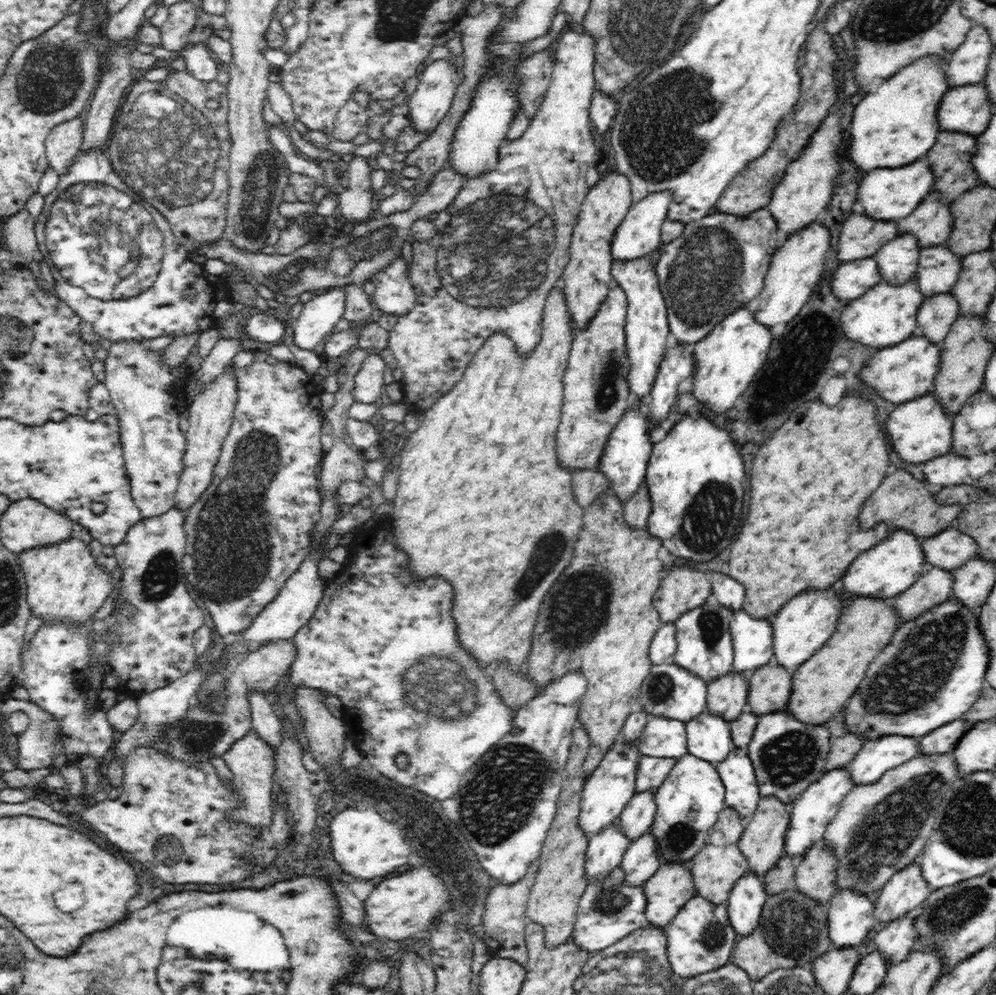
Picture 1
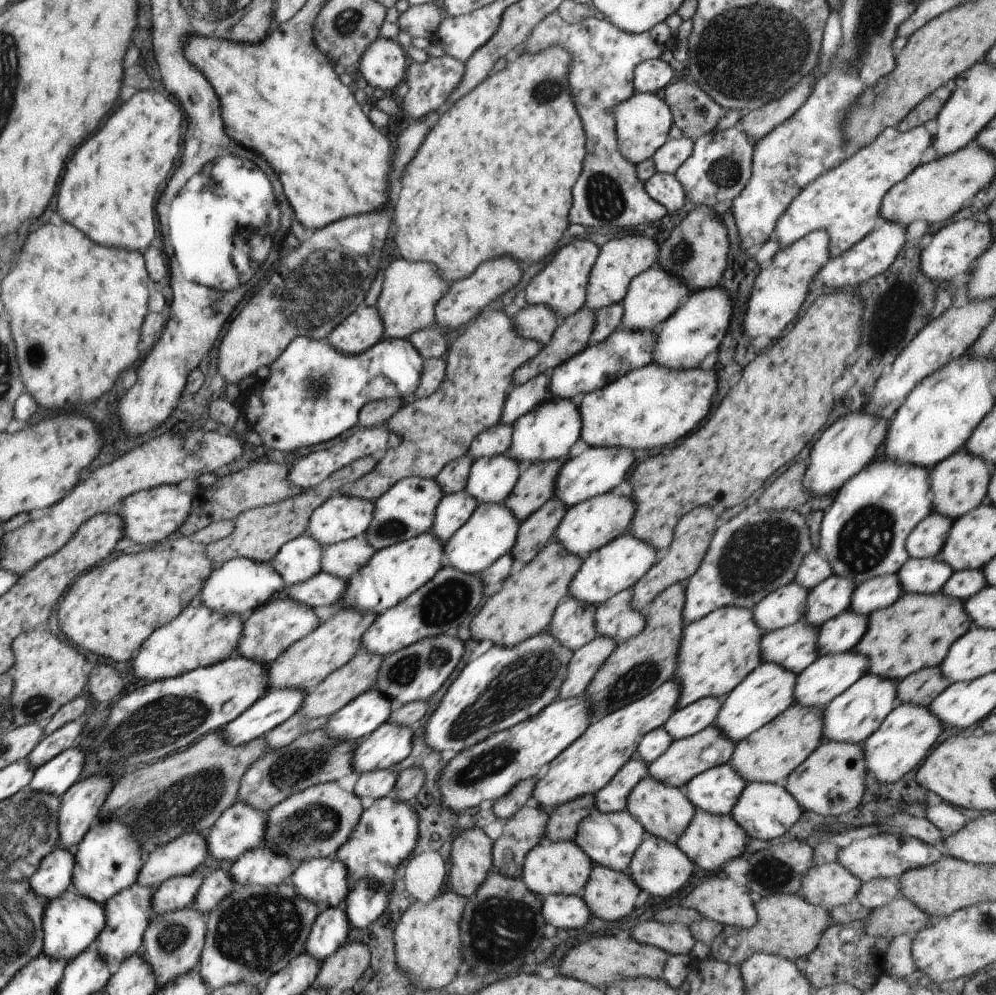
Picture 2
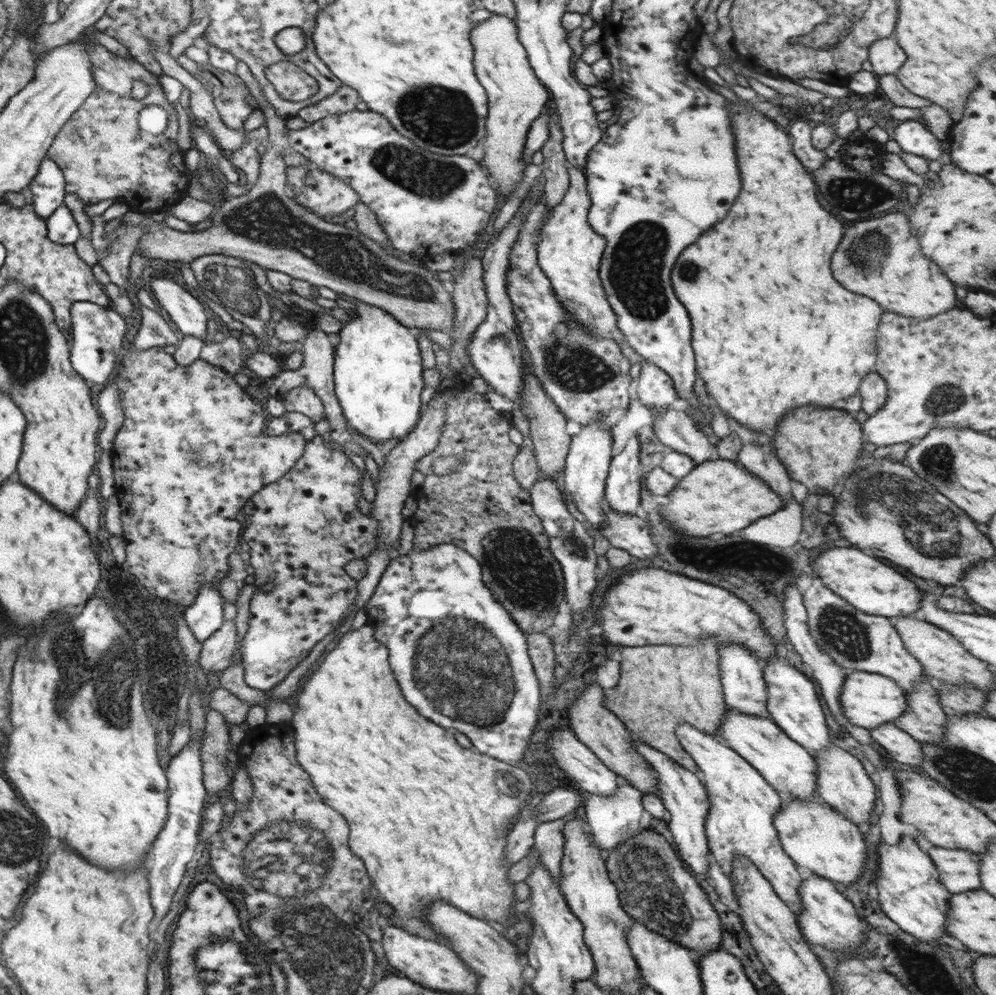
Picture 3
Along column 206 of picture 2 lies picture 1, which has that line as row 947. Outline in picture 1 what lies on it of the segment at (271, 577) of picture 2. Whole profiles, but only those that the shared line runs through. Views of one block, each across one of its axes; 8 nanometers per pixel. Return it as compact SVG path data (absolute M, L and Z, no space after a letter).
M618 866L604 879L587 884L585 892L579 899L577 919L571 933L572 941L576 942L582 950L587 950L590 954L604 950L649 923L646 918L648 901L646 901L644 886L629 886L629 883L624 881L624 869Z

